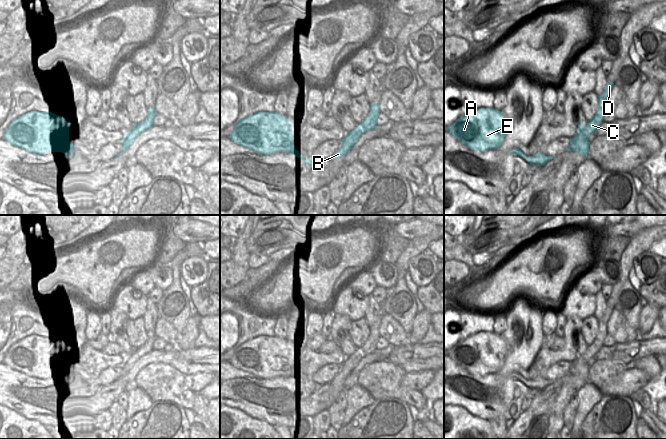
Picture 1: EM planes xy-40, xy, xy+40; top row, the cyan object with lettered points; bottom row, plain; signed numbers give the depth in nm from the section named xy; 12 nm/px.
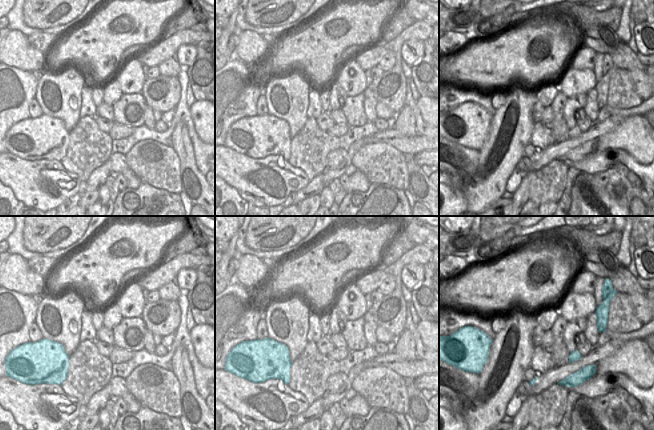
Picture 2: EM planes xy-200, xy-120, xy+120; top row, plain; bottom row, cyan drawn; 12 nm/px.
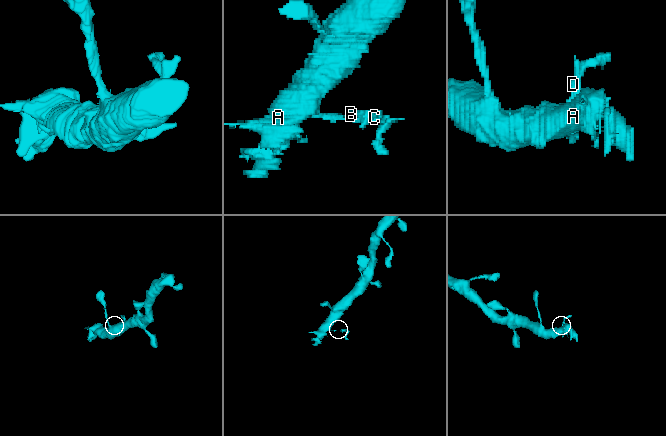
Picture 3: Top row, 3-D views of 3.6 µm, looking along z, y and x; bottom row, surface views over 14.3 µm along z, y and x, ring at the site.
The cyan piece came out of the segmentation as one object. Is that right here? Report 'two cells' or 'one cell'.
two cells

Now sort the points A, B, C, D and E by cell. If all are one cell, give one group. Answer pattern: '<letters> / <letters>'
A E / B C D

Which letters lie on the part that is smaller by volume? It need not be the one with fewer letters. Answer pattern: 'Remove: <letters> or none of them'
Remove: B, C, D

